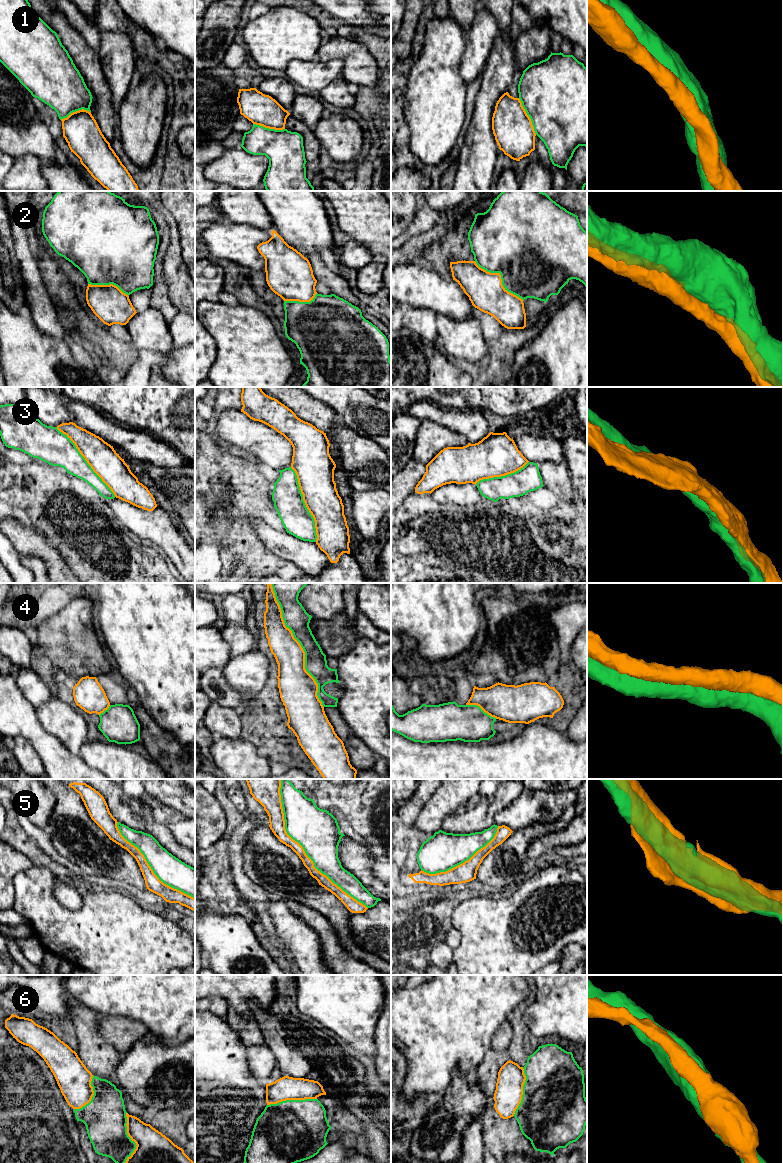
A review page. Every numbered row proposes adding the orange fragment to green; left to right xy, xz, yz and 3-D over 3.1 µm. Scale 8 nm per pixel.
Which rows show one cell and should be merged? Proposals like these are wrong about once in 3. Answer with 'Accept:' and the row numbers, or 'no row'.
Accept: 1, 2, 4, 6

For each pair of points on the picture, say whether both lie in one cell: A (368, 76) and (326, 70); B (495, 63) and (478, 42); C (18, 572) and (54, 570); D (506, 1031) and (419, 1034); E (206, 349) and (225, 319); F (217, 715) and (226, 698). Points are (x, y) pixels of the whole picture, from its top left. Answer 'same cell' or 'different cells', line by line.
A: different cells
B: different cells
C: different cells
D: different cells
E: different cells
F: different cells

